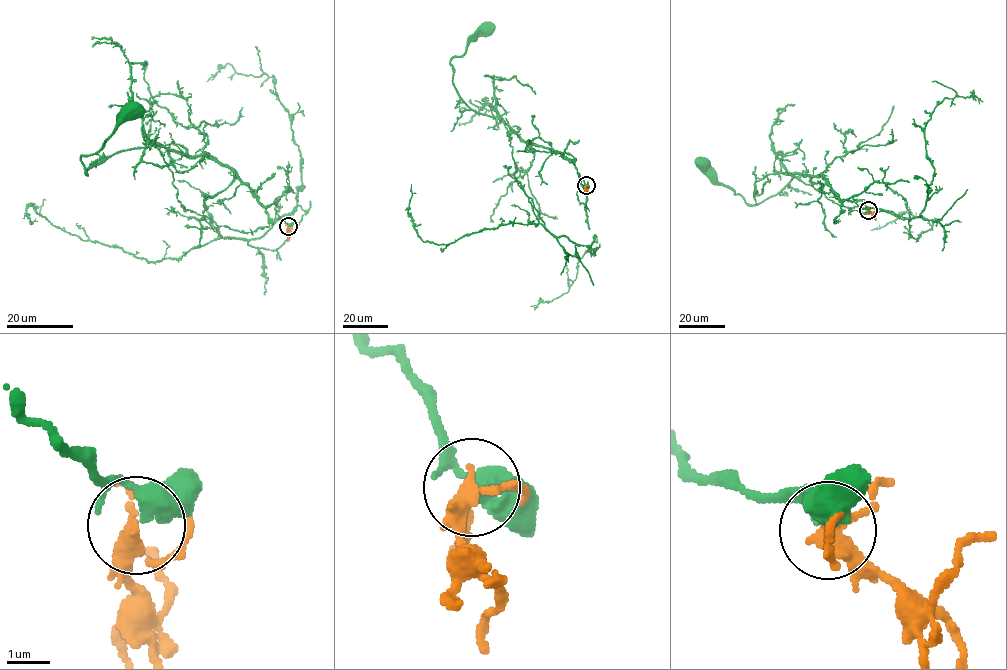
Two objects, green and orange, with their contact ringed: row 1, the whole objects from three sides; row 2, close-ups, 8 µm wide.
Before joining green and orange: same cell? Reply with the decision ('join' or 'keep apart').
keep apart

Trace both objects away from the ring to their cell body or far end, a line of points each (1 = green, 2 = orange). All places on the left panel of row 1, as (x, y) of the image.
1: (289, 226), (274, 202), (264, 206), (204, 155), (136, 148), (87, 174), (82, 156), (96, 154), (132, 111)
2: (288, 226), (287, 242)

